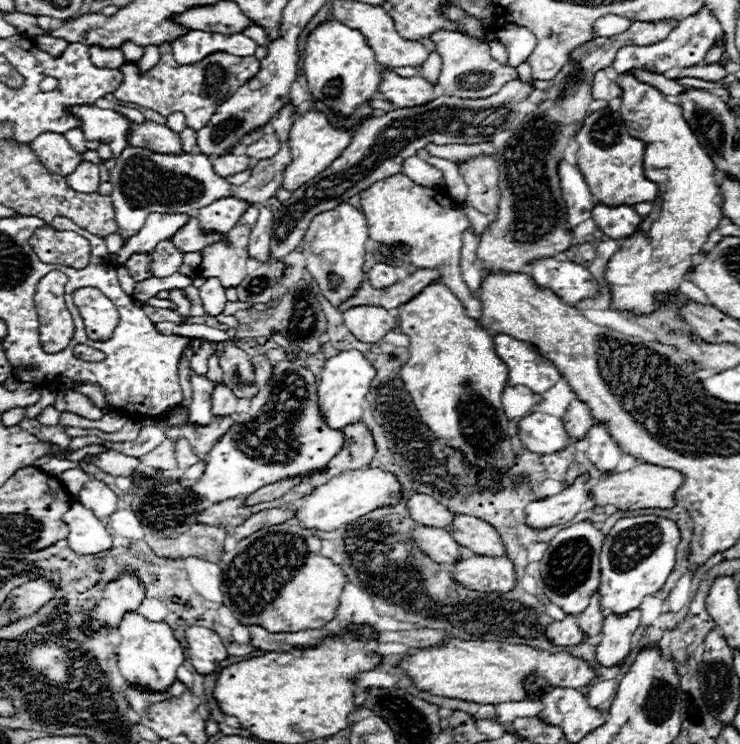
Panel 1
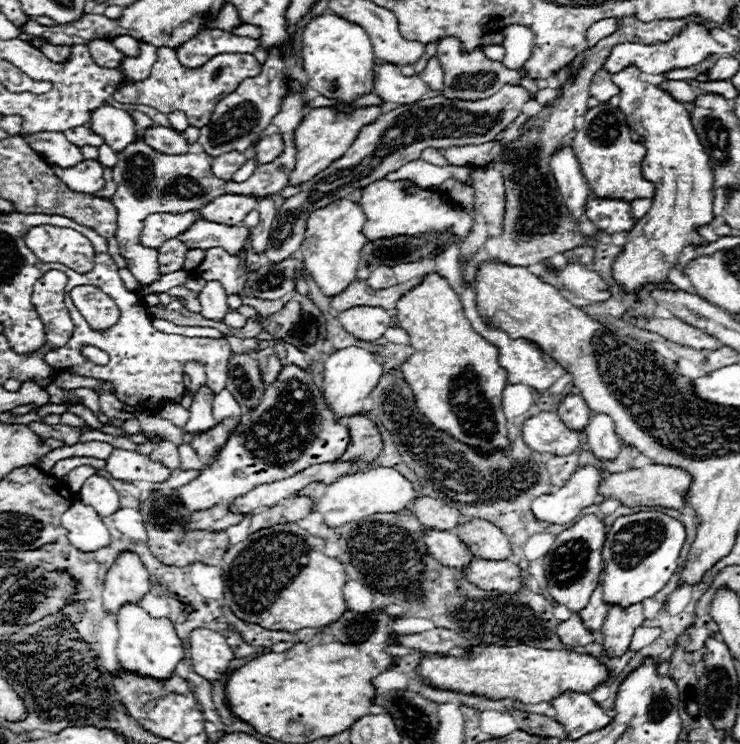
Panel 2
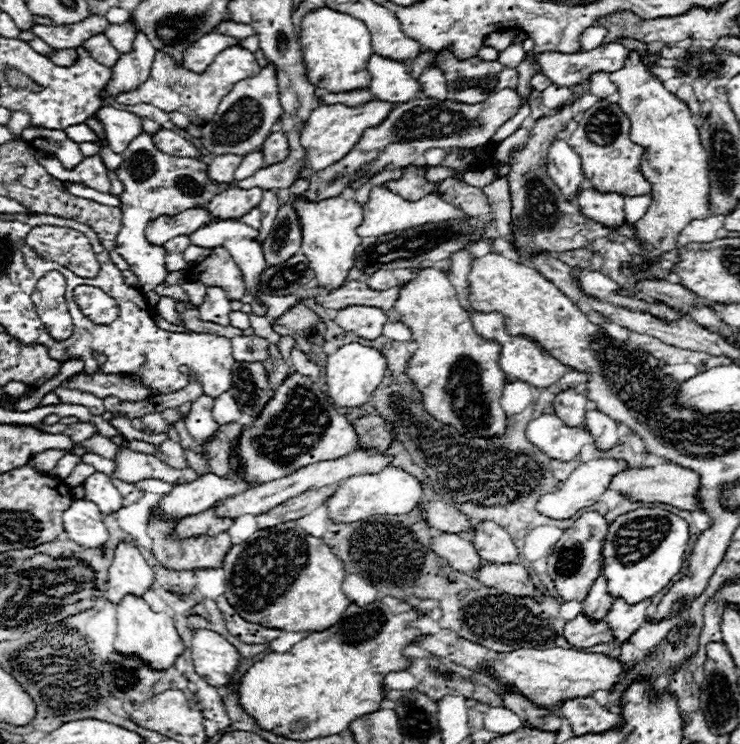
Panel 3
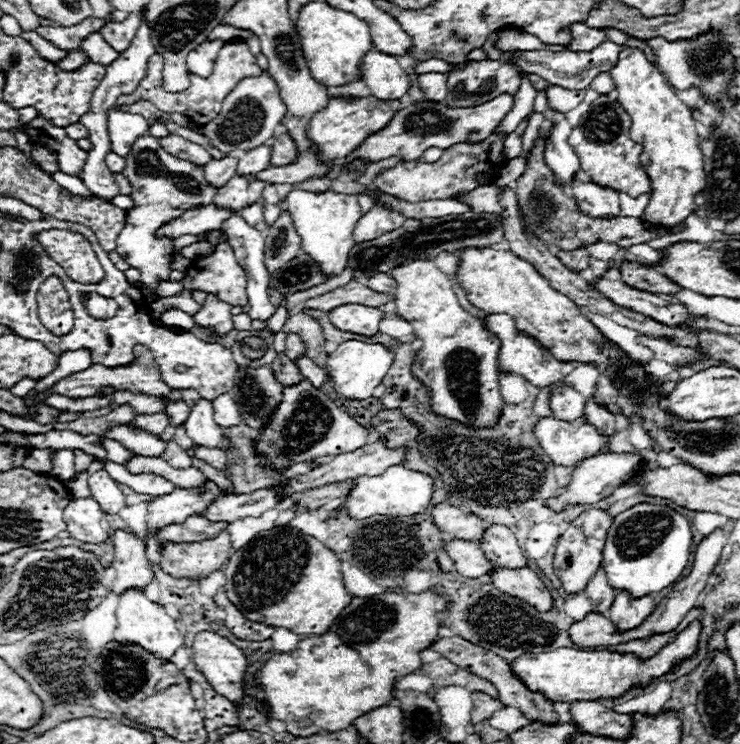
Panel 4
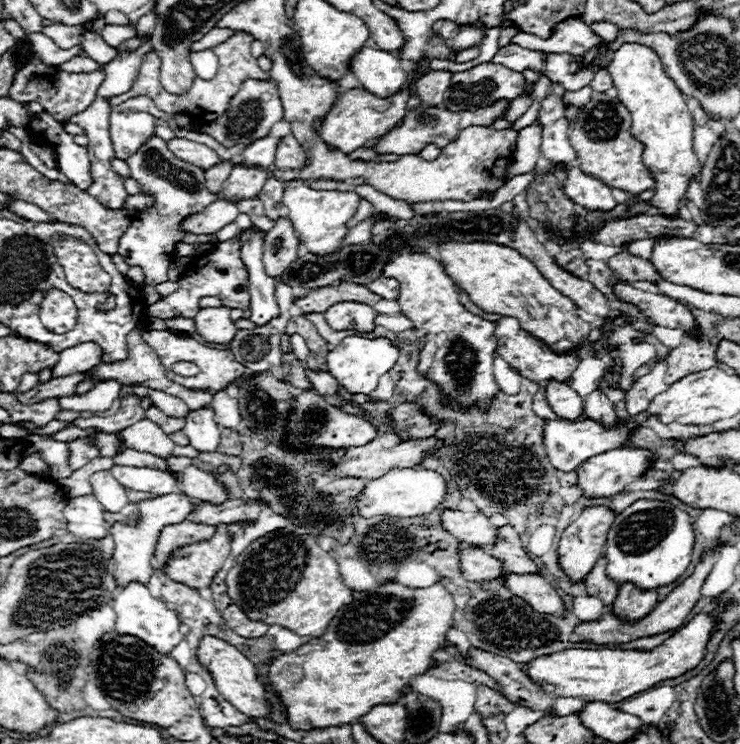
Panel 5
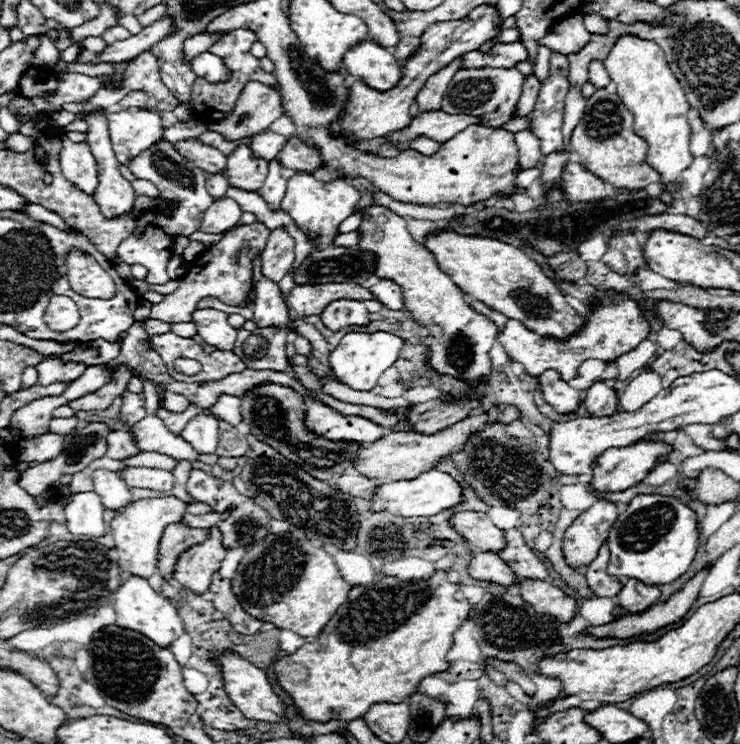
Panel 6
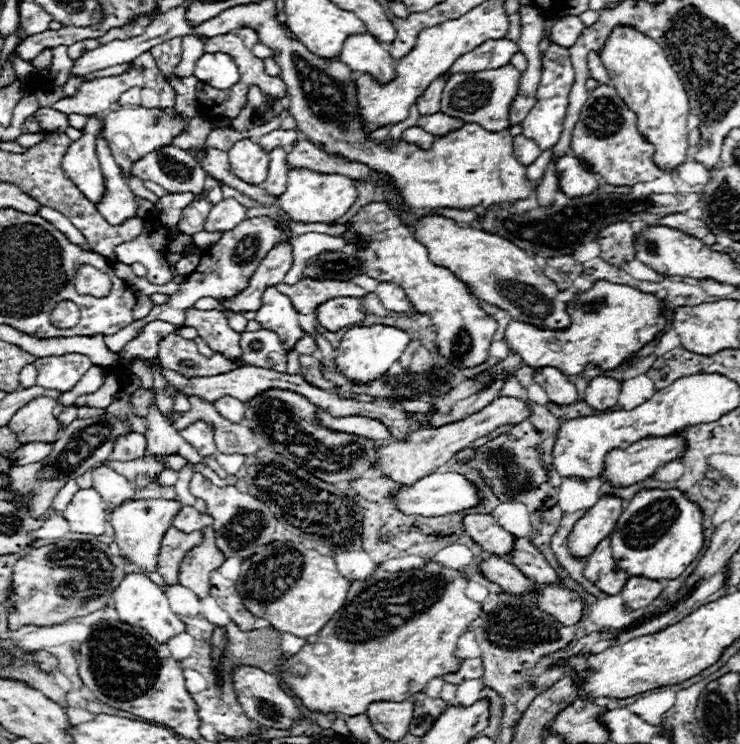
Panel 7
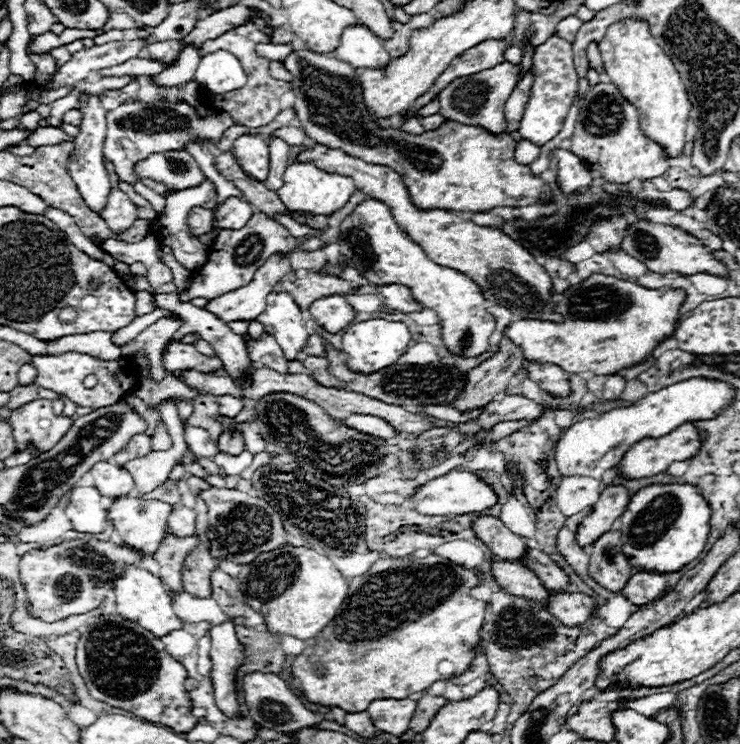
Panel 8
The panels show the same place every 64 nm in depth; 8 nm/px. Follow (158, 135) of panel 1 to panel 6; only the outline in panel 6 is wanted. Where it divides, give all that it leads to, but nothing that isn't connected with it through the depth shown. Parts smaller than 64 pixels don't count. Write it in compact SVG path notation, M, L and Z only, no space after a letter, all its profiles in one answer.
M186 140L186 142L178 142L174 144L174 148L186 156L188 160L192 160L194 164L198 164L198 168L202 168L208 174L226 174L226 156L206 144L200 144L196 140Z

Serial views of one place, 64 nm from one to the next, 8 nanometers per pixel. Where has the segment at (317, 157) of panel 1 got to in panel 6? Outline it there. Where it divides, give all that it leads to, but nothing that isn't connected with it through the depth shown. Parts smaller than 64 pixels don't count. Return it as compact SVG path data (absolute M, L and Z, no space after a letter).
M478 6L474 8L474 12L470 12L466 18L462 20L448 20L442 24L432 24L426 28L426 32L422 34L422 44L420 48L402 64L402 78L400 82L386 92L378 92L370 86L366 86L364 80L354 82L354 86L350 88L350 98L346 104L346 114L342 118L342 122L334 124L334 130L342 130L346 132L354 142L358 140L370 140L376 136L386 136L392 130L400 130L410 122L410 104L414 102L416 94L420 92L420 88L426 84L426 80L436 74L438 70L442 70L444 66L448 66L454 58L464 56L466 52L478 50L486 40L496 38L502 32L500 26L500 10L496 6Z

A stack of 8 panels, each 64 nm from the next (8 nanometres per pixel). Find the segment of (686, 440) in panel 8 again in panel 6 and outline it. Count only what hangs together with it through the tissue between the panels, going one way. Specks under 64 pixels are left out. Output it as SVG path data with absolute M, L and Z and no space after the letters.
M640 440L638 444L630 444L630 448L610 448L598 458L598 464L594 466L590 486L600 490L600 492L604 492L604 490L620 492L620 490L632 488L638 482L642 482L656 466L660 466L668 458L670 452L672 452L670 444L648 442L648 440Z

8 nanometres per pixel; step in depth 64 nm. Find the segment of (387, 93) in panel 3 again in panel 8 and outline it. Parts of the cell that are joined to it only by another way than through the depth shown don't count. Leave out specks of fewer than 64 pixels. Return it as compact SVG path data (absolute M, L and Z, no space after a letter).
M364 24L346 26L334 56L346 60L354 68L384 68L390 62L382 40Z

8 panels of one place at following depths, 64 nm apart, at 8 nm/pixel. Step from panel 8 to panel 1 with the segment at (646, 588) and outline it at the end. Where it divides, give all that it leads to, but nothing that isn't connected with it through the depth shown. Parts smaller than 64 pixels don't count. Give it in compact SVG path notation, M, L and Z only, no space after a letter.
M630 610L626 614L608 614L602 626L602 640L596 646L596 662L600 666L620 664L632 644L632 634L640 626L640 610Z

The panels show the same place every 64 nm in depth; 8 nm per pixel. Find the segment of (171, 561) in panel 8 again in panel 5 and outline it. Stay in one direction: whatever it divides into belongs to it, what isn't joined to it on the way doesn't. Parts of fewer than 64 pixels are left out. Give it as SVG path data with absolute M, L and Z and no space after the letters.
M190 520L166 526L160 532L160 538L158 538L158 544L156 544L156 560L160 562L160 572L164 572L172 552L176 552L182 546L208 540L214 534L214 530L216 530L216 526L194 524Z

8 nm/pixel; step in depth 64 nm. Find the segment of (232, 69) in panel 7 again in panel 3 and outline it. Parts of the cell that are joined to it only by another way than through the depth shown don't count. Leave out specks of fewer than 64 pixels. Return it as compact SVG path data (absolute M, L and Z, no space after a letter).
M210 32L198 44L192 44L184 52L184 68L202 74L214 62L214 58L228 46L244 46L250 52L256 52L258 50L258 36L252 36L246 40L234 40L230 36Z

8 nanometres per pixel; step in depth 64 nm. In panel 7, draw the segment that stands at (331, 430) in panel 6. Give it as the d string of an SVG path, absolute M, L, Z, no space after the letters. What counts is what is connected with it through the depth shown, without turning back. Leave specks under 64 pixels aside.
M322 408L318 410L318 416L322 420L322 424L326 424L328 428L340 430L340 432L354 432L356 436L366 436L370 440L388 440L392 434L390 430L374 418L366 418L366 416L344 416L344 418L334 418L330 414L326 414Z

